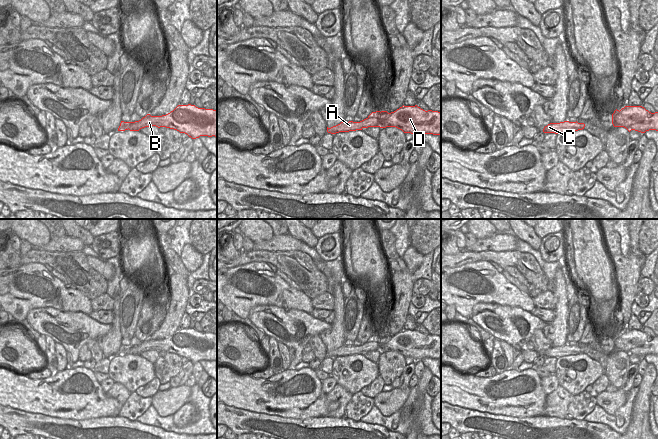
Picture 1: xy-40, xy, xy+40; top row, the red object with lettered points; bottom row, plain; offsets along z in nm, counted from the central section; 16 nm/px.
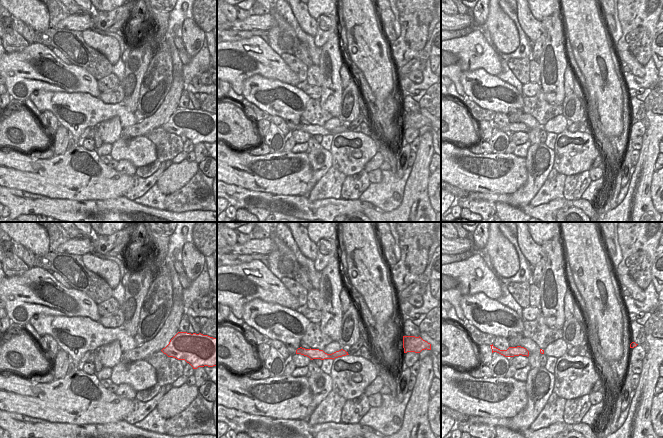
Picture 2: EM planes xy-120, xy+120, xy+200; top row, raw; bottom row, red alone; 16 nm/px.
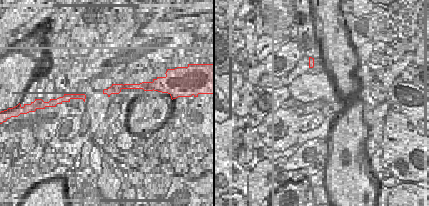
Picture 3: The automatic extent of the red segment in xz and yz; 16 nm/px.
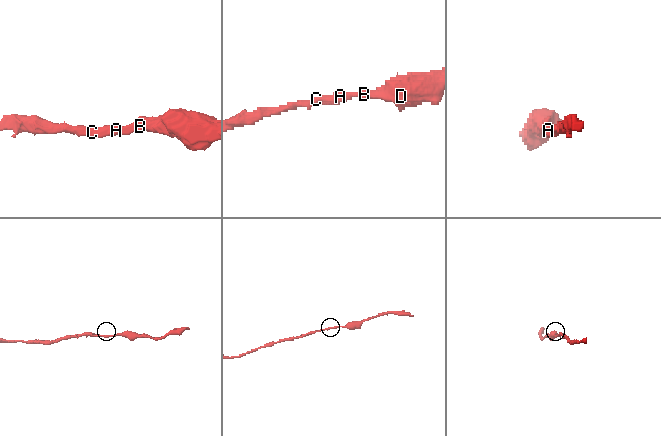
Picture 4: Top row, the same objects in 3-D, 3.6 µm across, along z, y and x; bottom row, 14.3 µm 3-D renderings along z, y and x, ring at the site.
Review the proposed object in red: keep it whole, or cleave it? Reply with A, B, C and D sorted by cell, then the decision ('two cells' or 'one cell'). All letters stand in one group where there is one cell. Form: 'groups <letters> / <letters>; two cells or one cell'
groups A B C D; one cell

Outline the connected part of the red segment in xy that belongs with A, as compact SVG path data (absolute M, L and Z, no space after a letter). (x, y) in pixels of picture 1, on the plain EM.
M402 330L394 336L387 335L372 336L366 343L360 346L343 345L331 352L327 351L327 356L336 358L339 356L349 356L362 354L368 351L396 351L404 357L411 357L415 361L423 358L441 358L441 336L425 335L415 330Z

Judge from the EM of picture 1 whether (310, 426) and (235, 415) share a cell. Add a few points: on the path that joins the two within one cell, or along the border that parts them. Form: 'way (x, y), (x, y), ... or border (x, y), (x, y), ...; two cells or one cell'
way (291, 428), (275, 428), (263, 423), (254, 423); one cell

